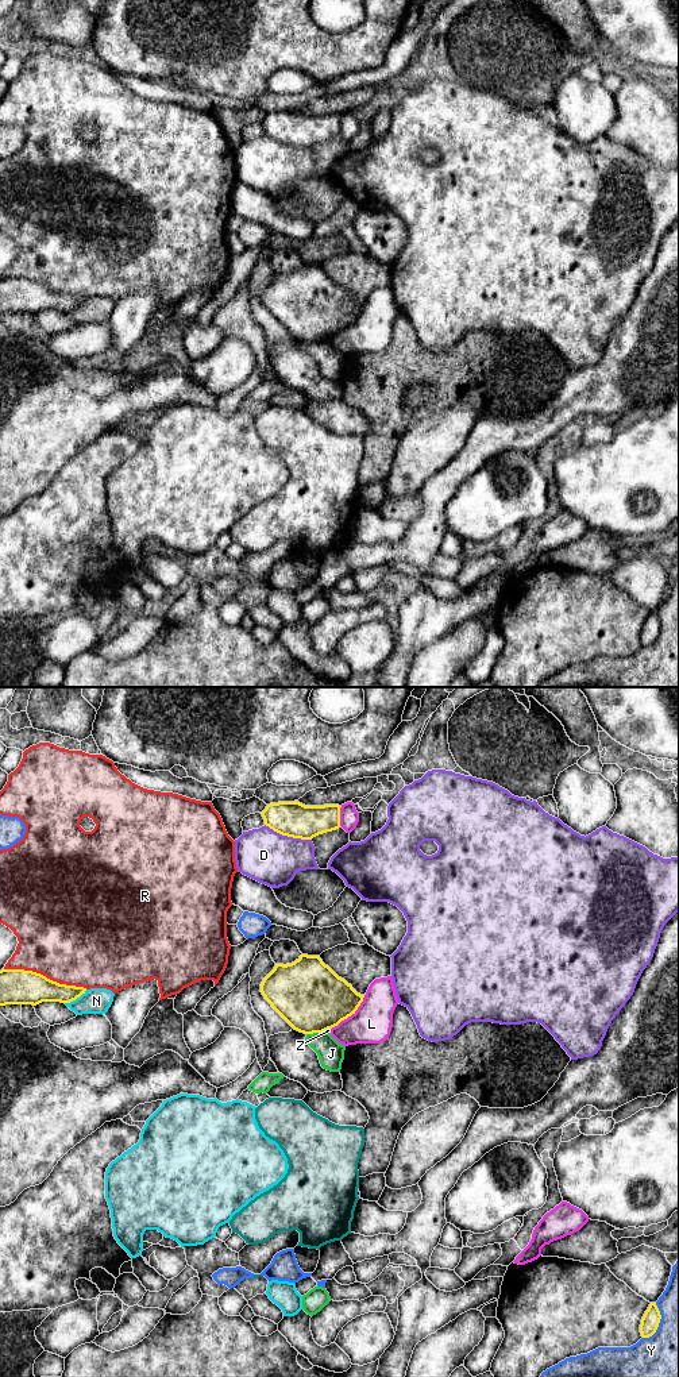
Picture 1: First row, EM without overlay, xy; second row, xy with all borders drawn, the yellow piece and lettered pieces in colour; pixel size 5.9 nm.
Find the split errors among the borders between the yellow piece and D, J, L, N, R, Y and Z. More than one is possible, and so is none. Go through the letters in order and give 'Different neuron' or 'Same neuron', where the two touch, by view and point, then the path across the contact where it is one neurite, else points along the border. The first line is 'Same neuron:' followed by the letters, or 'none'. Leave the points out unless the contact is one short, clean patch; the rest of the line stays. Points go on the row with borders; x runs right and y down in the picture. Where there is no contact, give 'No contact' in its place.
Same neuron: none
D: Different neuron. Touches yellow at xy (288, 836)
J: Different neuron. Touches yellow at xy (315, 1032). Boundary: xy (324, 1030), (307, 1034)
L: Different neuron. Touches yellow at xy (350, 1015)
N: Different neuron. Touches yellow at xy (76, 998)
R: Different neuron. Touches yellow at xy (45, 976)
Y: Different neuron. Touches yellow at xy (659, 1322)
Z: Different neuron. Touches yellow at xy (327, 1029)

